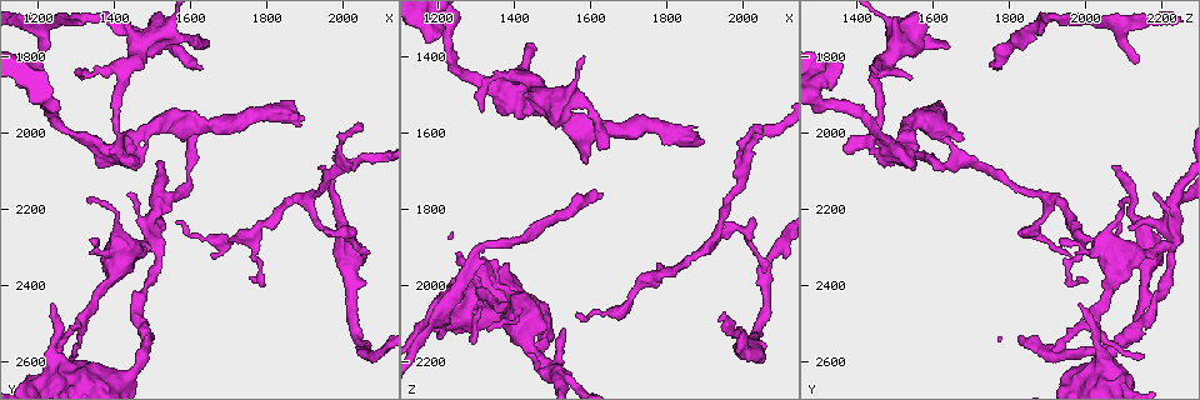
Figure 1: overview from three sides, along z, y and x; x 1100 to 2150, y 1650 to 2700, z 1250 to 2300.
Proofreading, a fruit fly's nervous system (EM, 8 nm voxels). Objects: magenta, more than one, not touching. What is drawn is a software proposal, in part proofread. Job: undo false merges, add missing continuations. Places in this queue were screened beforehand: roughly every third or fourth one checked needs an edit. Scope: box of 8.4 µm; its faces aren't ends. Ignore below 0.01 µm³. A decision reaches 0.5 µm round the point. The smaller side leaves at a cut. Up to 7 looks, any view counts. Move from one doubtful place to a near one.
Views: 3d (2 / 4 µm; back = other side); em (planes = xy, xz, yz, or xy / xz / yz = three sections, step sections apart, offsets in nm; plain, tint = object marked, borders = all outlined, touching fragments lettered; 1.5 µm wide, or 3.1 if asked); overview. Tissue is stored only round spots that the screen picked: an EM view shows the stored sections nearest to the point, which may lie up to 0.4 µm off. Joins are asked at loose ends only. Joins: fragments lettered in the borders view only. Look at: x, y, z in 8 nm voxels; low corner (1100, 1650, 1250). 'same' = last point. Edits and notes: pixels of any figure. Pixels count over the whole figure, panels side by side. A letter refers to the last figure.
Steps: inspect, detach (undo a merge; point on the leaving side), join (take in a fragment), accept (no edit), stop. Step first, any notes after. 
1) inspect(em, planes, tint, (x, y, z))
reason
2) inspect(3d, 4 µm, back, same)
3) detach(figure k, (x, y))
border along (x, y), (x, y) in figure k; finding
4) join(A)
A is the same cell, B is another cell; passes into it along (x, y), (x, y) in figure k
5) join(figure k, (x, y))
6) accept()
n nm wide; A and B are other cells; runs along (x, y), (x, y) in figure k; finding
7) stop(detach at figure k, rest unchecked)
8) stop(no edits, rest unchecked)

inspect(3d, 2 µm, back, (1405, 2055, 1465))
calibre changes

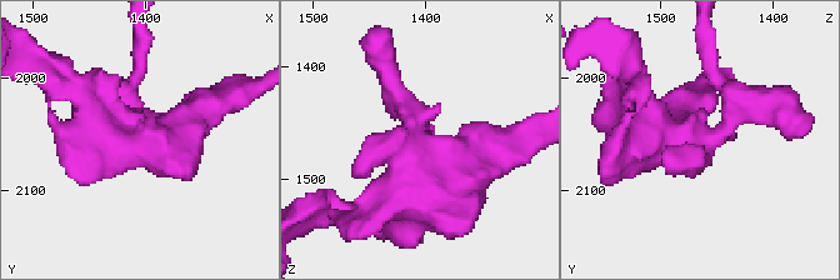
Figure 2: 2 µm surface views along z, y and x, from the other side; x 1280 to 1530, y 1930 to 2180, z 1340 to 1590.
inspect(em, planes, borders, (1408, 2048, 1468))

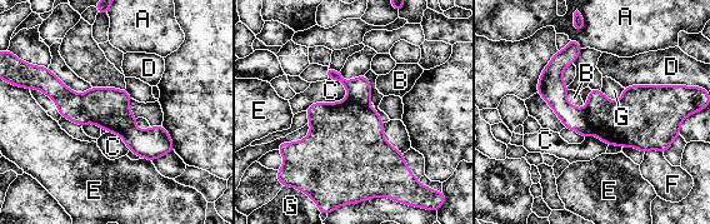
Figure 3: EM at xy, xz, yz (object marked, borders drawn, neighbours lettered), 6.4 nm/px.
detach(figure 3, (573, 118))
D touches over 340 nm; A, B, C, D, E, F and G are other cells; border along (583, 110), (586, 124), (594, 134) in figure 3; two neurons meet here

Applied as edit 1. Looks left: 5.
inspect(overview)
see it whole again

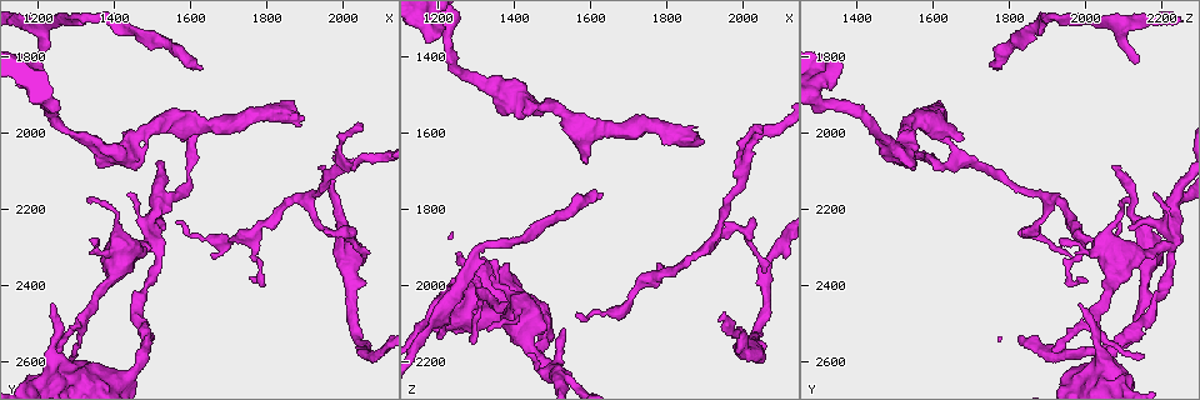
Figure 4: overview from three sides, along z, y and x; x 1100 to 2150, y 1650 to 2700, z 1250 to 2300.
inspect(3d, 4 µm, (1335, 2280, 1925))
thin end

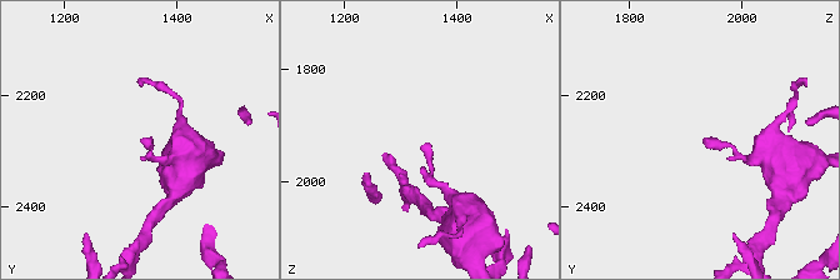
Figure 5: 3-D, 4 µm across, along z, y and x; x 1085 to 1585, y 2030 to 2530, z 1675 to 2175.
inspect(em, planes, tint, (1345, 2280, 1930))

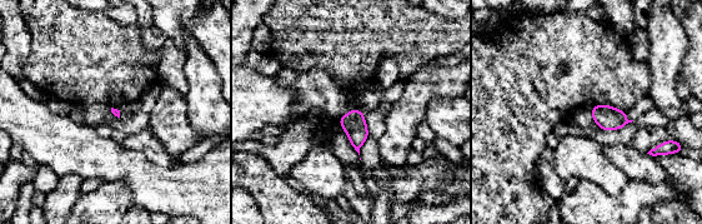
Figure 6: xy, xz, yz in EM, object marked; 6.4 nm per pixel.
inspect(em, planes, borders, same)
see the neighbours

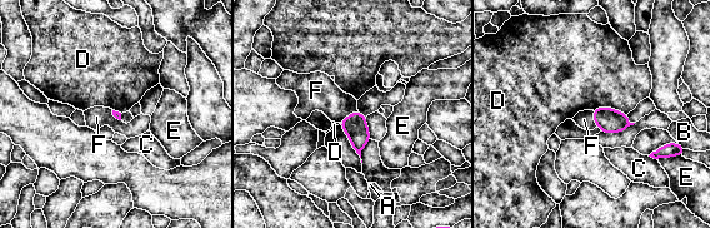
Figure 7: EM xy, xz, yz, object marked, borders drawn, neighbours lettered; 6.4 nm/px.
accept()
A, B, C, D, E and F are other cells; border along (358, 110), (339, 122) in figure 7; no lettered fragment goes on from it

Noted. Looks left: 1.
stop(detach at figure 3, rest unchecked)

